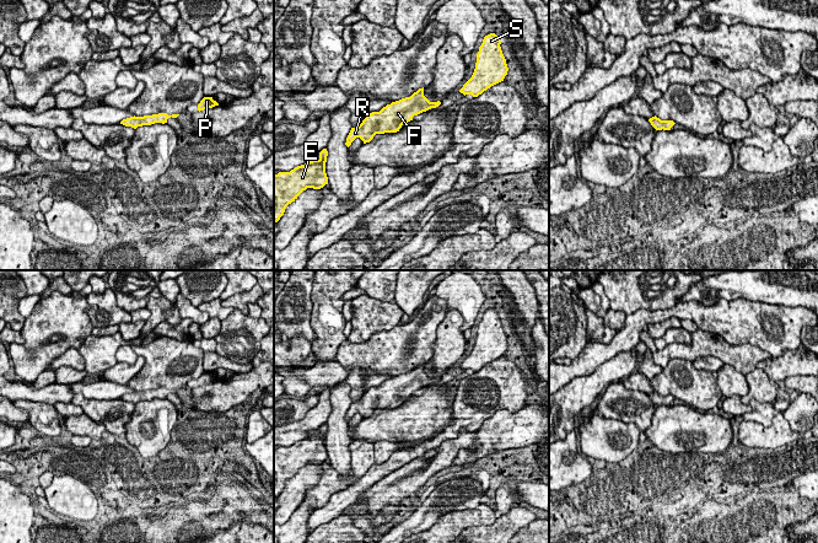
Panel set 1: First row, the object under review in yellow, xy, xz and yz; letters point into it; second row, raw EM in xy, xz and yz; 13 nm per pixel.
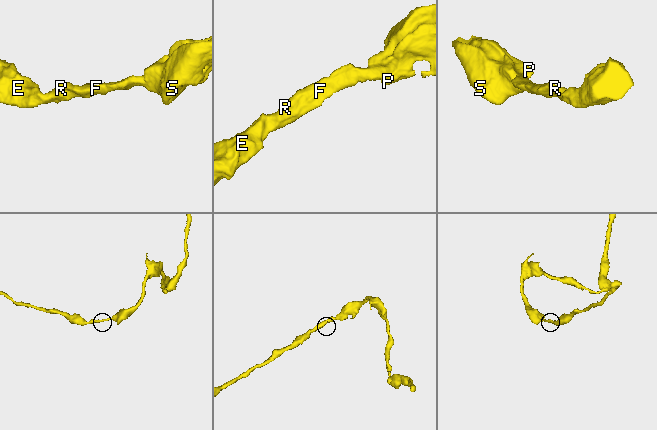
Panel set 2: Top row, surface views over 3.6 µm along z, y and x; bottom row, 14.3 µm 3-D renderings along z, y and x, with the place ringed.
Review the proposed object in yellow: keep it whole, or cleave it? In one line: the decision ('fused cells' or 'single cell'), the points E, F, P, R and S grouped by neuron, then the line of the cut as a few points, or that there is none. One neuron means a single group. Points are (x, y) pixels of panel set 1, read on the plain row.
single cell; groups E F P R S; cut none

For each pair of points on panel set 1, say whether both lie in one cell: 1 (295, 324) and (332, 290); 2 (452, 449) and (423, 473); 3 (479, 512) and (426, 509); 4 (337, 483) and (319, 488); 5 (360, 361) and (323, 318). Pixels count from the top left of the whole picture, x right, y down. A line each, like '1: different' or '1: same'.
1: different
2: same
3: different
4: same
5: different

